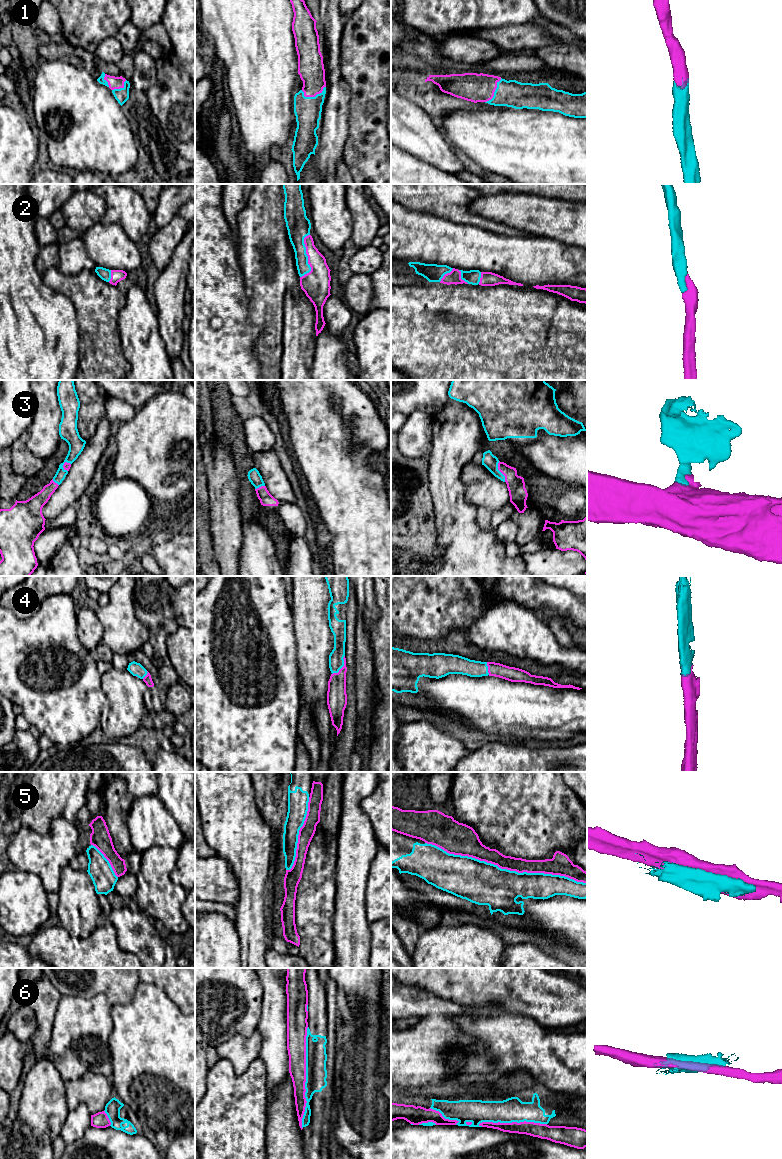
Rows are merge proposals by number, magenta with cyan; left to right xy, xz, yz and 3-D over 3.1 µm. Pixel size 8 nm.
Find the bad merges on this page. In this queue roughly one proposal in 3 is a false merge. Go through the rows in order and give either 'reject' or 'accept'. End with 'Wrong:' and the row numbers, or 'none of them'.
1: accept
2: accept
3: accept
4: accept
5: reject
6: reject
Wrong: 5, 6

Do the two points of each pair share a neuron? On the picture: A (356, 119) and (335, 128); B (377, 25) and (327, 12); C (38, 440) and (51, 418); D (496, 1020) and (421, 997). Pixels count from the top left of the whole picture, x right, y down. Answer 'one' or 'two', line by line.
A: two
B: two
C: one
D: two

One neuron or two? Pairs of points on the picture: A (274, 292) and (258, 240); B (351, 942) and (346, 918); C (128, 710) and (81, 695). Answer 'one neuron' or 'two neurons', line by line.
A: one neuron
B: one neuron
C: two neurons

